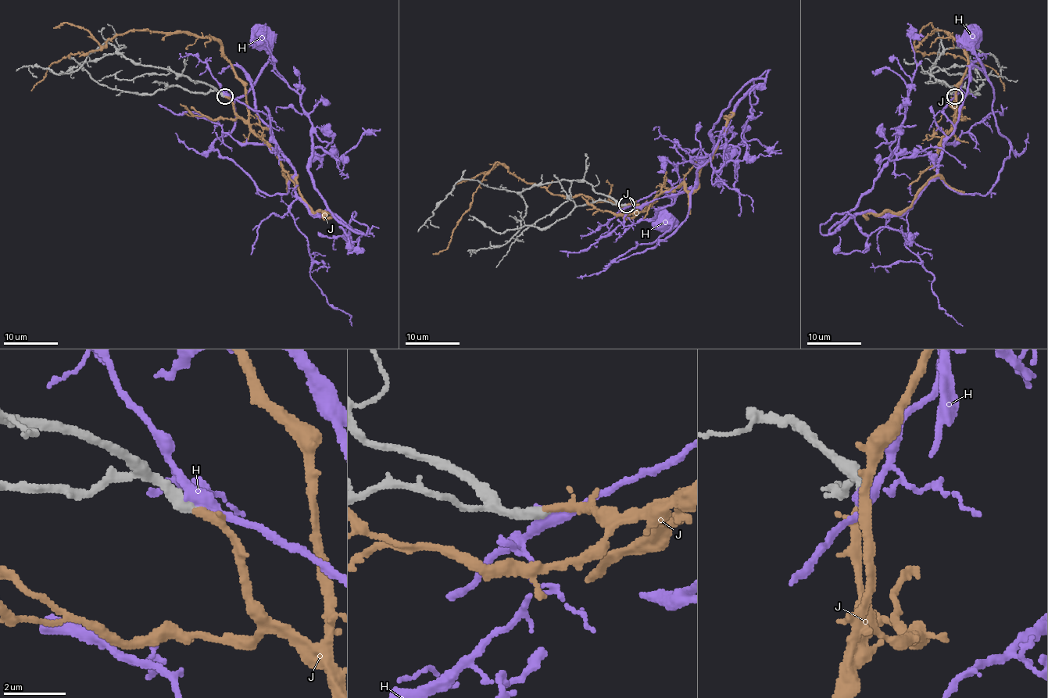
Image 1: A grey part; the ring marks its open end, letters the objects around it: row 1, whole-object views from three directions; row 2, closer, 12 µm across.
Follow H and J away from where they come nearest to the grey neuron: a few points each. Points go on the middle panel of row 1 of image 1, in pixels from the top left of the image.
H: (624, 203), (657, 191), (672, 203), (695, 187), (670, 234), (615, 260), (663, 234), (663, 223)
J: (626, 205), (648, 206), (634, 217), (611, 202), (552, 195), (498, 162), (472, 195), (445, 249), (433, 254)

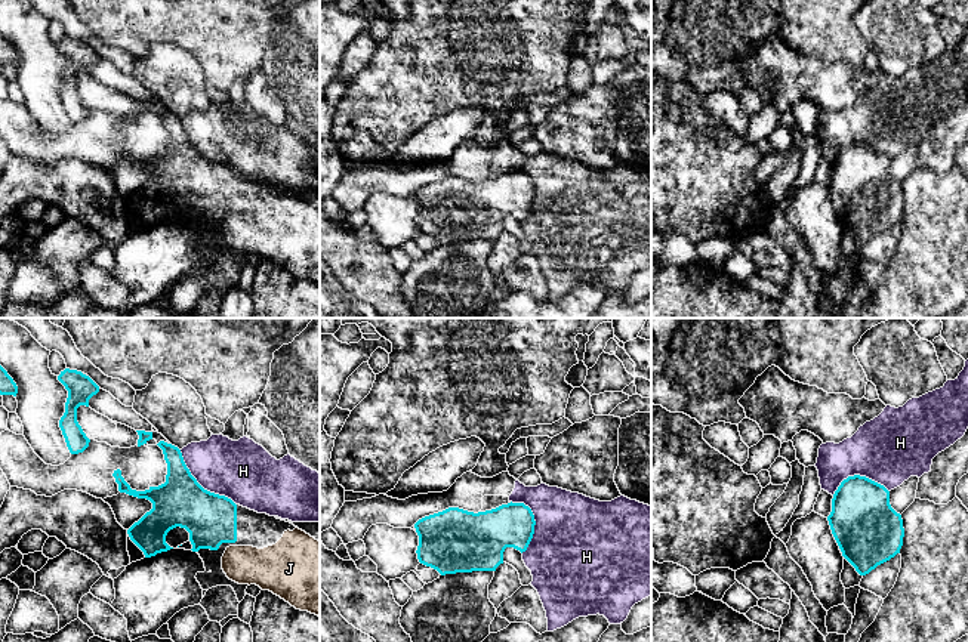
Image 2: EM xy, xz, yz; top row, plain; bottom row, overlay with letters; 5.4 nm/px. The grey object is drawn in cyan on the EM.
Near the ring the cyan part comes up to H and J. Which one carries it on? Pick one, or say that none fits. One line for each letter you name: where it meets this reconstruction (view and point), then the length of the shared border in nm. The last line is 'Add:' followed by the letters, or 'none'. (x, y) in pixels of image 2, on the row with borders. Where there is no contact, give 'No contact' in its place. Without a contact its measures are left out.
J: No contact
Add: J

